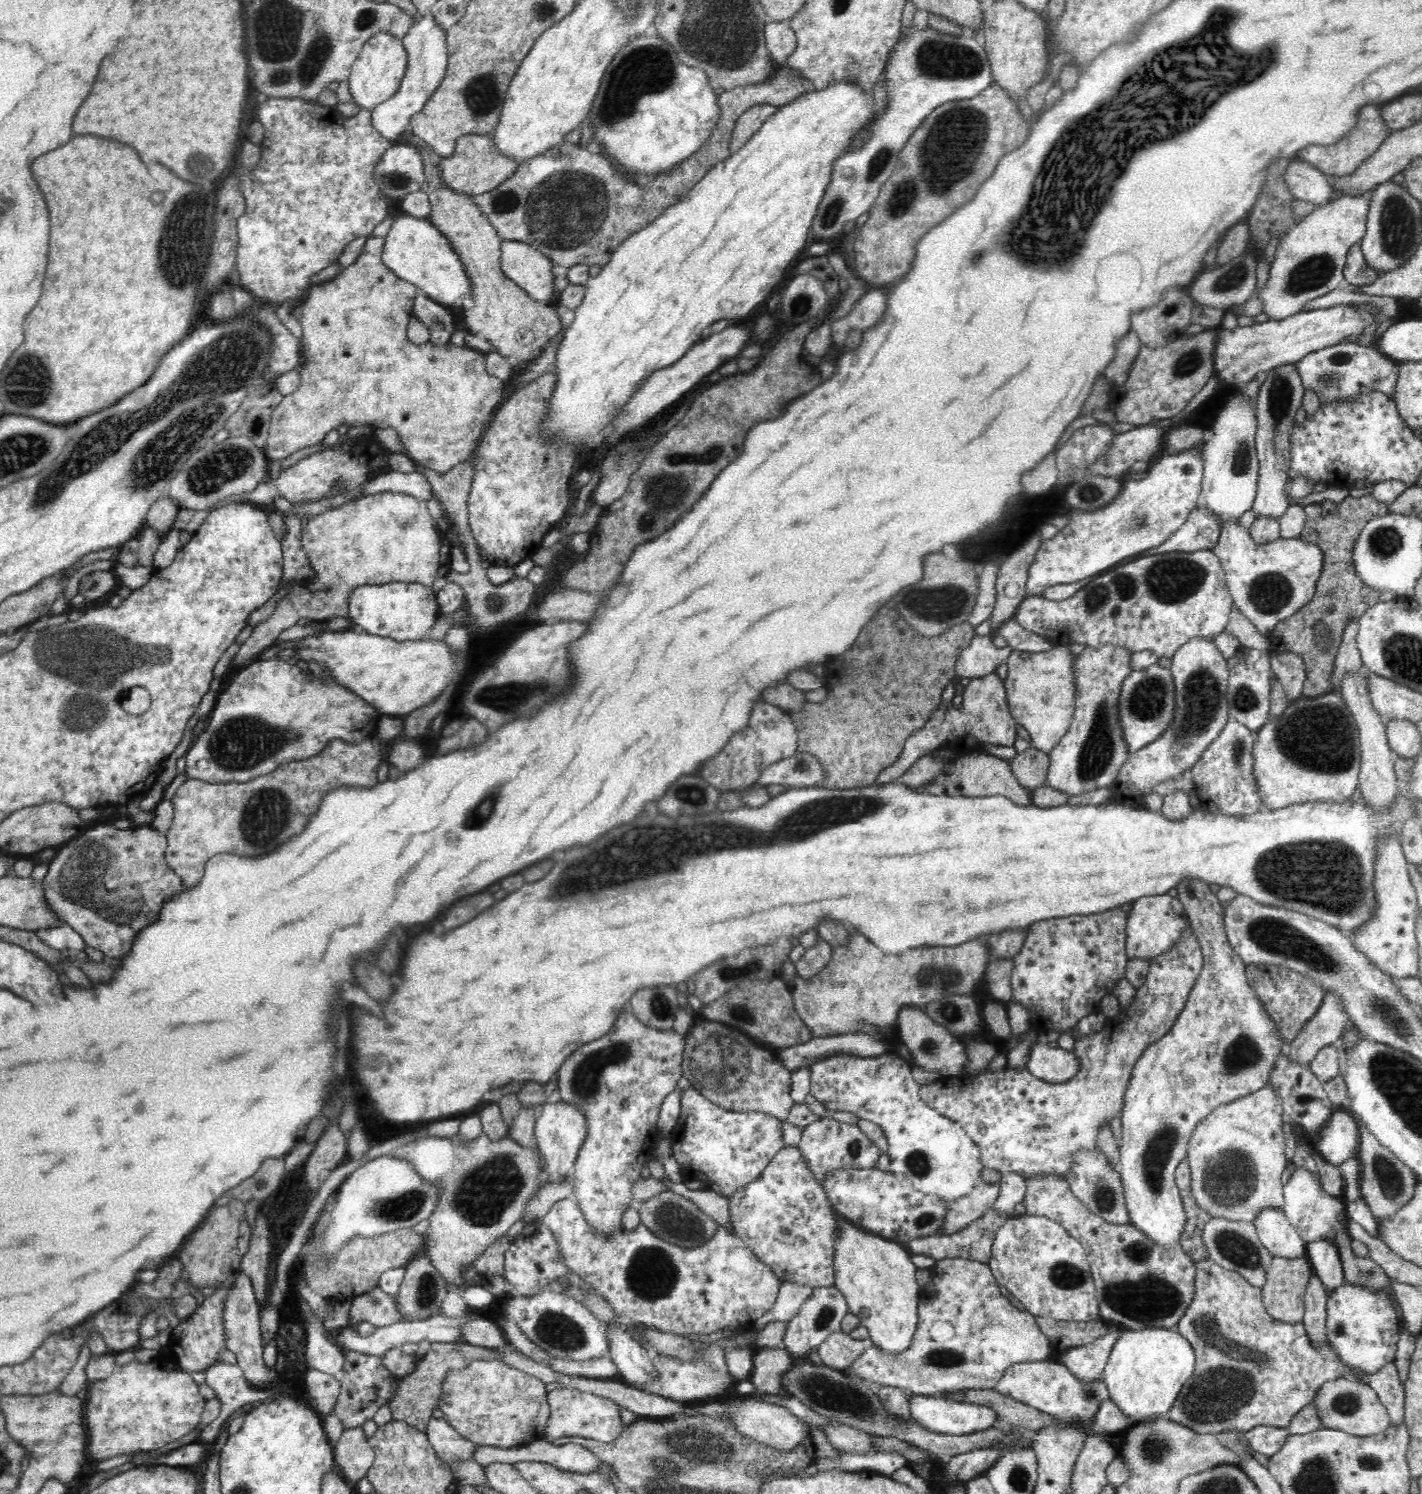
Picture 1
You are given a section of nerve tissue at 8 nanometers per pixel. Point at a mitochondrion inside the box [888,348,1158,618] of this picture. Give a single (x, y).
(1089, 494)

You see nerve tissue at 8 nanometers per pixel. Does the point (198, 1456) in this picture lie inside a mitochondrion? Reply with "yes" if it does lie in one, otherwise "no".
no

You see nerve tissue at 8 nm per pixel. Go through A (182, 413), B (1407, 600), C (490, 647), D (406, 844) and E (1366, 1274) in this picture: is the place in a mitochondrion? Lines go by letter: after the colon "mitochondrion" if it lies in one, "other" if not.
A: mitochondrion
B: other
C: other
D: other
E: mitochondrion

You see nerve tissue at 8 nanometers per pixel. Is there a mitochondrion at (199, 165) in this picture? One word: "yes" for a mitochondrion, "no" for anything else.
yes

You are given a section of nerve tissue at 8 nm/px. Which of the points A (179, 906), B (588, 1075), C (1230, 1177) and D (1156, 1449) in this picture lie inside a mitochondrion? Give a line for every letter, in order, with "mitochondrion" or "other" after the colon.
A: other
B: mitochondrion
C: mitochondrion
D: mitochondrion

